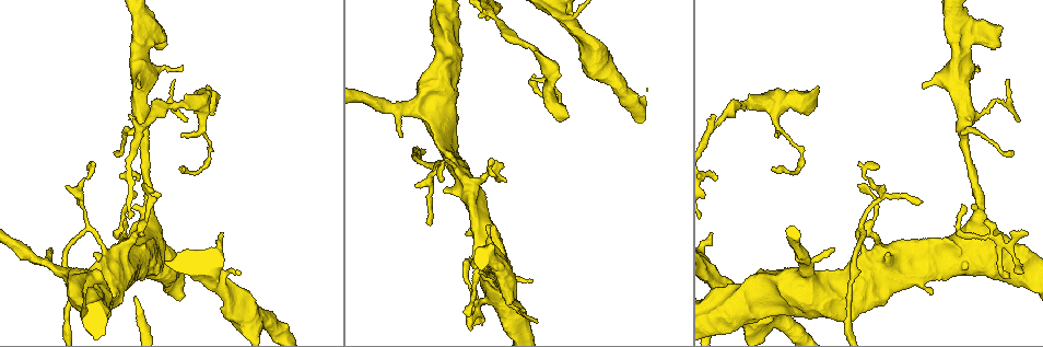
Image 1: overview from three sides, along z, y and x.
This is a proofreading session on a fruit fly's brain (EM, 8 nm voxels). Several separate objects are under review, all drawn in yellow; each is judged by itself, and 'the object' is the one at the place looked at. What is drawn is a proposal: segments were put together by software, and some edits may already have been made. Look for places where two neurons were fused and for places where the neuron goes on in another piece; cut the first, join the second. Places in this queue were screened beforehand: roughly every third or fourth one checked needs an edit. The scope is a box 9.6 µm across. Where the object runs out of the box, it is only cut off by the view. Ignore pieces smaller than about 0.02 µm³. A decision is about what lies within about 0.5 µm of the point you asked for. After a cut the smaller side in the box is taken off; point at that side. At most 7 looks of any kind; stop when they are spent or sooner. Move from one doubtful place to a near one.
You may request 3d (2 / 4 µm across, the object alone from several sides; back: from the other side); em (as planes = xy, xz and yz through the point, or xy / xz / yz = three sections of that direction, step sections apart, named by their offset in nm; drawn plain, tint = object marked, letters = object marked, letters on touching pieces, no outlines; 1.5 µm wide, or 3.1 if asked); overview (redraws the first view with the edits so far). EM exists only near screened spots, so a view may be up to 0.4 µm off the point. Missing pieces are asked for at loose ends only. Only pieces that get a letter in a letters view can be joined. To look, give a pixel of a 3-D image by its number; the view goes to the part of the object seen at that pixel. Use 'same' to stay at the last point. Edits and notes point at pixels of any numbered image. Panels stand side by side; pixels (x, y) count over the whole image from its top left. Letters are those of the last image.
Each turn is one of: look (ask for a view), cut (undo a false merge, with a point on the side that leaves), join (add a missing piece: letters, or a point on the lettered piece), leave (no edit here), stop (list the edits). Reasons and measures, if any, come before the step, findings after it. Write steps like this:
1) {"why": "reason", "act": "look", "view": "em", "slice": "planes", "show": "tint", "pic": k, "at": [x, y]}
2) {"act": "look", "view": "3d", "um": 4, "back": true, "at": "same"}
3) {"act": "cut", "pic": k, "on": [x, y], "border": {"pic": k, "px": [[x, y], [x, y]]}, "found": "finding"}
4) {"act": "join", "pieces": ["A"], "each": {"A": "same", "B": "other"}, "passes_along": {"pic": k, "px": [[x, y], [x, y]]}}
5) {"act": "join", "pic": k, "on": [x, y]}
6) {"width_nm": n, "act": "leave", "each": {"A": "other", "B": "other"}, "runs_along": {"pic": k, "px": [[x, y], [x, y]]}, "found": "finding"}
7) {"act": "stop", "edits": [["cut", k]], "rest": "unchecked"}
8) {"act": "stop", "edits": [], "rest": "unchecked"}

{"why": "thick end", "act": "look", "view": "em", "slice": "planes", "show": "letters", "pic": 1, "at": [558, 120]}

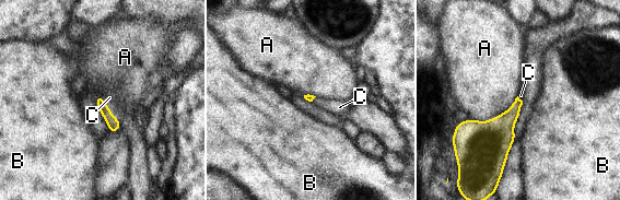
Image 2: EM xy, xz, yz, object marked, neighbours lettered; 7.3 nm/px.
{"act": "join", "pieces": ["C"], "each": {"A": "other", "B": "other", "C": "same"}, "passes_along": {"pic": 2, "px": [[114, 124], [108, 108], [109, 97]]}, "found": "the neuron continues"}

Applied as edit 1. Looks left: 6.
{"why": "see it whole again", "act": "look", "view": "overview"}

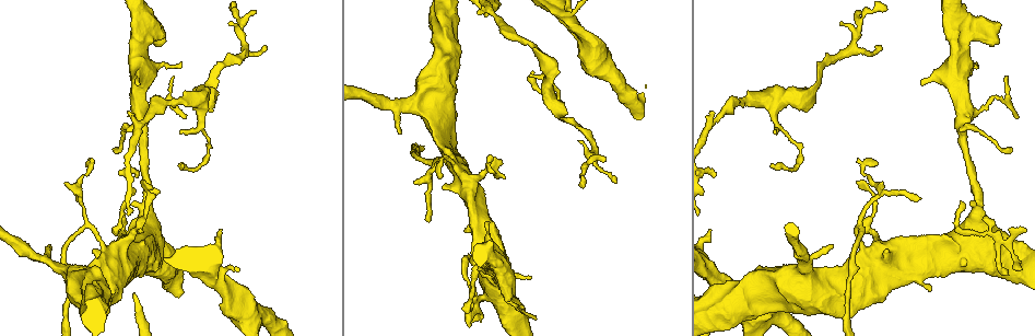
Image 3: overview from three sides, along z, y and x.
{"why": "thin end", "act": "look", "view": "em", "slice": "xz", "step": 8, "show": "letters", "pic": 3, "at": [180, 63]}

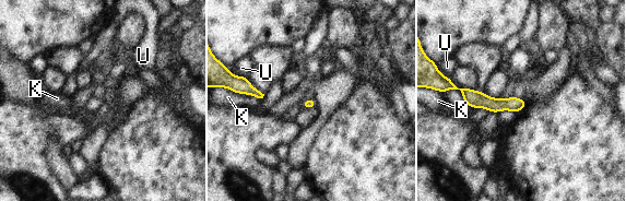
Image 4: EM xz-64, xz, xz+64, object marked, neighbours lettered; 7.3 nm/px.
{"act": "look", "view": "em", "slice": "planes", "show": "letters", "at": "same"}

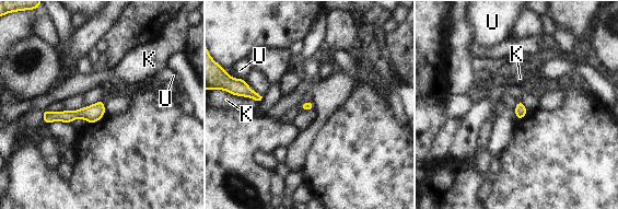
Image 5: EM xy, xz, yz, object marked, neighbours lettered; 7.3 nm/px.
{"act": "leave", "each": {"K": "other", "U": "other"}, "border": {"pic": 5, "px": [[234, 94], [260, 101]]}, "found": "none of them fits"}

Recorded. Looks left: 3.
{"why": "thin end", "act": "look", "view": "em", "slice": "yz", "step": 8, "show": "tint", "pic": 3, "at": [427, 221]}

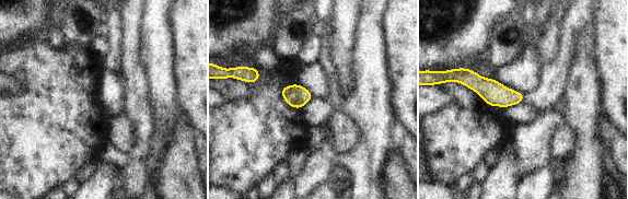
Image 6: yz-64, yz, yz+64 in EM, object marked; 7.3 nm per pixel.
{"why": "cut it another way", "act": "look", "view": "em", "slice": "planes", "show": "letters", "at": "same"}

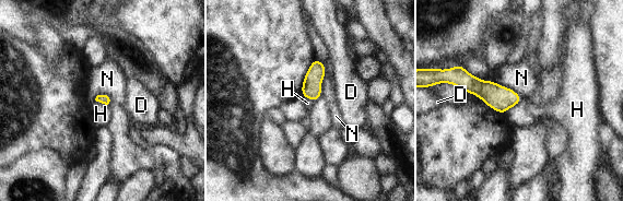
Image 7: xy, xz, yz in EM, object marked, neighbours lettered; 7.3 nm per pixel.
{"act": "leave", "each": {"D": "other", "H": "other", "N": "other"}, "border": {"pic": 7, "px": [[522, 98], [504, 114]]}, "found": "no lettered piece goes on from it"}

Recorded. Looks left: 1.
{"act": "stop", "edits": [["join", 2]], "rest": "unchecked"}

